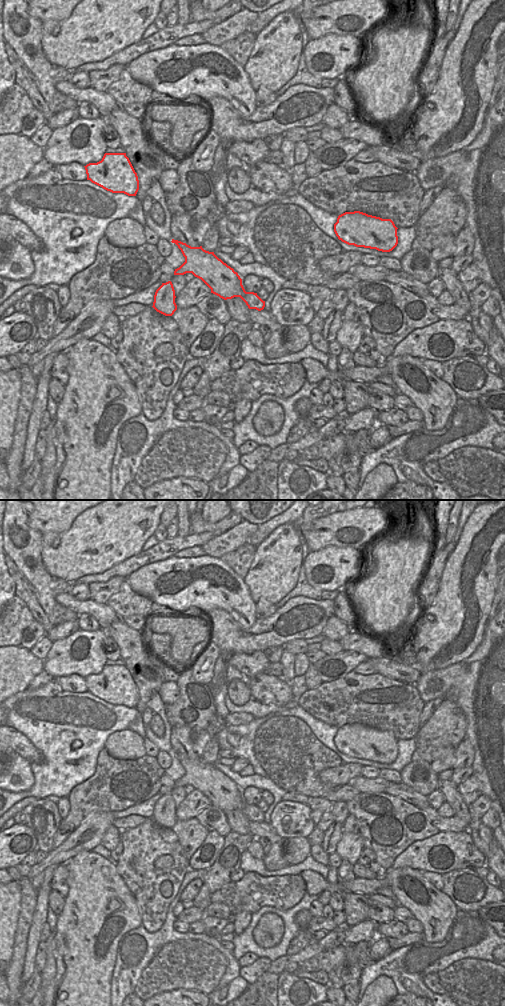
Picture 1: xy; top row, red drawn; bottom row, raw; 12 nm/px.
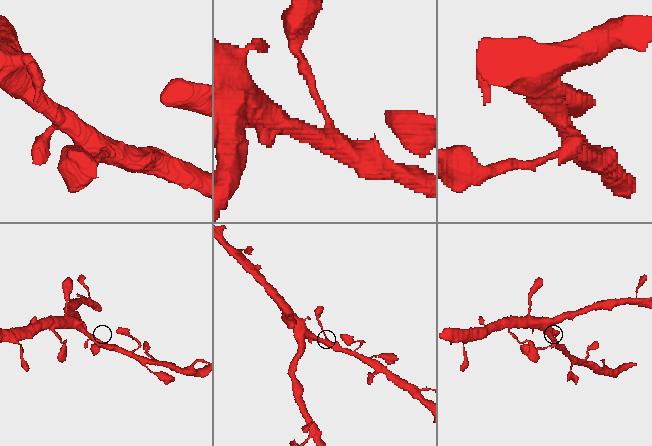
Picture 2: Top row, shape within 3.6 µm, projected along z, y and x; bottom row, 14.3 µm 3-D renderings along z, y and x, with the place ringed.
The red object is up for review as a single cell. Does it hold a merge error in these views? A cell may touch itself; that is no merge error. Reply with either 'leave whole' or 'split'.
leave whole

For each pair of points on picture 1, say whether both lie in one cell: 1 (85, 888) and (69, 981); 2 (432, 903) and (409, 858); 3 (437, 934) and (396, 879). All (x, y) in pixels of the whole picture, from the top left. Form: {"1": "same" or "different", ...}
{"1": "same", "2": "different", "3": "same"}

